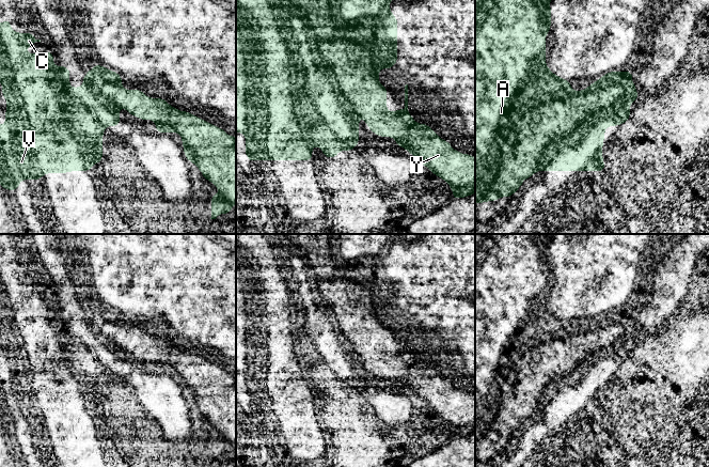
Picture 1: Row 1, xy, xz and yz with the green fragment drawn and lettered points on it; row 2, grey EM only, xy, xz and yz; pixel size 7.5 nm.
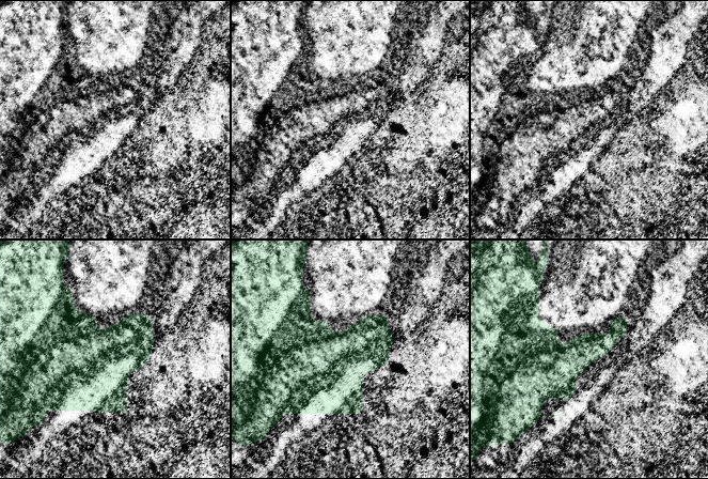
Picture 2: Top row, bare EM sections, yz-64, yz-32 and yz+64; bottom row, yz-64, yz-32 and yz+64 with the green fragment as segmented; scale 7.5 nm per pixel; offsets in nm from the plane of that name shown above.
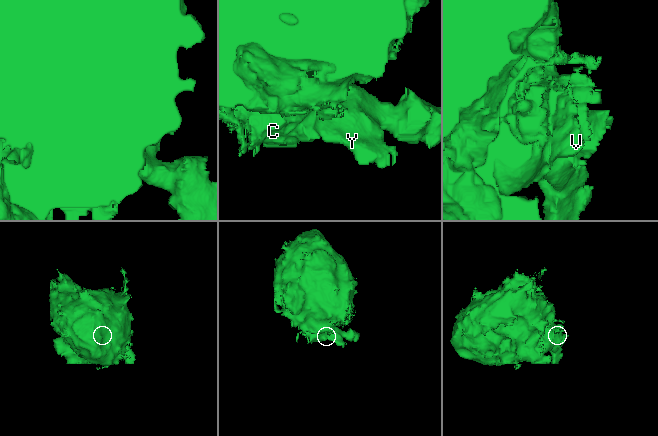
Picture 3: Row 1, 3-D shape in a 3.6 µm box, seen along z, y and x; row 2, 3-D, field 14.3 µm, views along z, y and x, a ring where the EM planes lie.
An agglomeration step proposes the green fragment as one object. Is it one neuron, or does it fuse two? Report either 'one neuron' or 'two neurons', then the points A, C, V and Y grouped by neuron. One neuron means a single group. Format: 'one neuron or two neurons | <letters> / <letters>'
two neurons | A C V / Y

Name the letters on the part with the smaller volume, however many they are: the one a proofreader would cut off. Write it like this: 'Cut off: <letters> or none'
Cut off: Y

